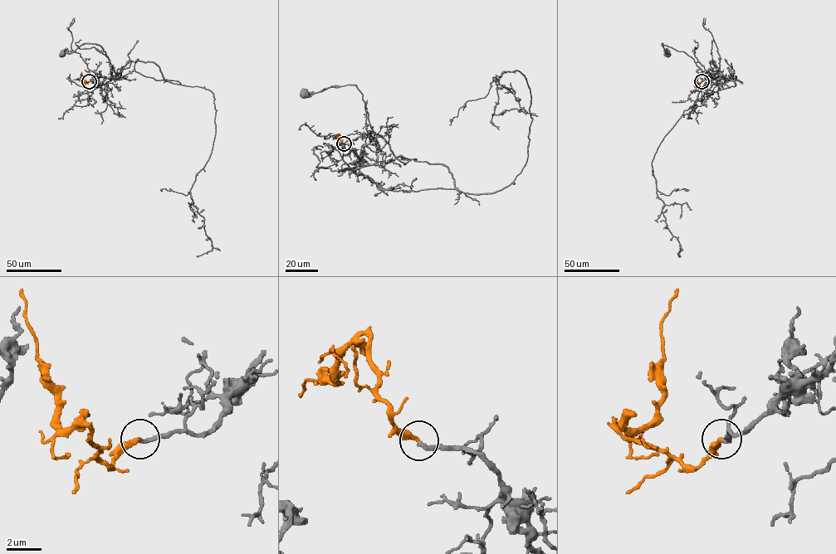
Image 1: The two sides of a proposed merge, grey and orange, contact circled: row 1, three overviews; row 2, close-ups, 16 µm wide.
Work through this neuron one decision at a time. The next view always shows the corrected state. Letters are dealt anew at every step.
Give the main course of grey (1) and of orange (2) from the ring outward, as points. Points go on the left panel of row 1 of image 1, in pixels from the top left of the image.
1: (89, 81), (96, 76), (110, 75), (110, 60), (100, 45), (84, 43), (72, 52), (62, 55)
2: (89, 81), (87, 83), (84, 80), (81, 72)

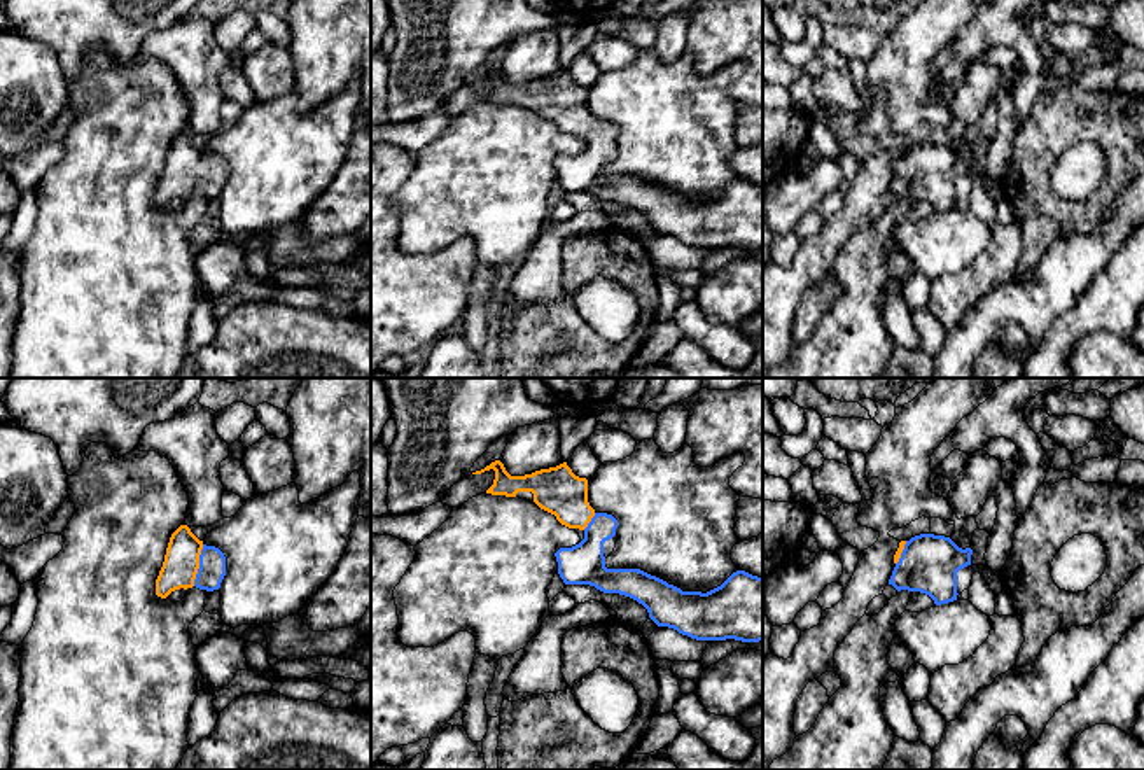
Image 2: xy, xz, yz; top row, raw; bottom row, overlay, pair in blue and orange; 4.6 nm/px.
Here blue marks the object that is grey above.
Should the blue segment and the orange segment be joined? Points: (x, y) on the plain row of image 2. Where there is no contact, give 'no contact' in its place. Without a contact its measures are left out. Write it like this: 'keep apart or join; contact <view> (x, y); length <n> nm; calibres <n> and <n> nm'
join; contact xy (200, 174); length 200 nm; calibres 130 and 160 nm

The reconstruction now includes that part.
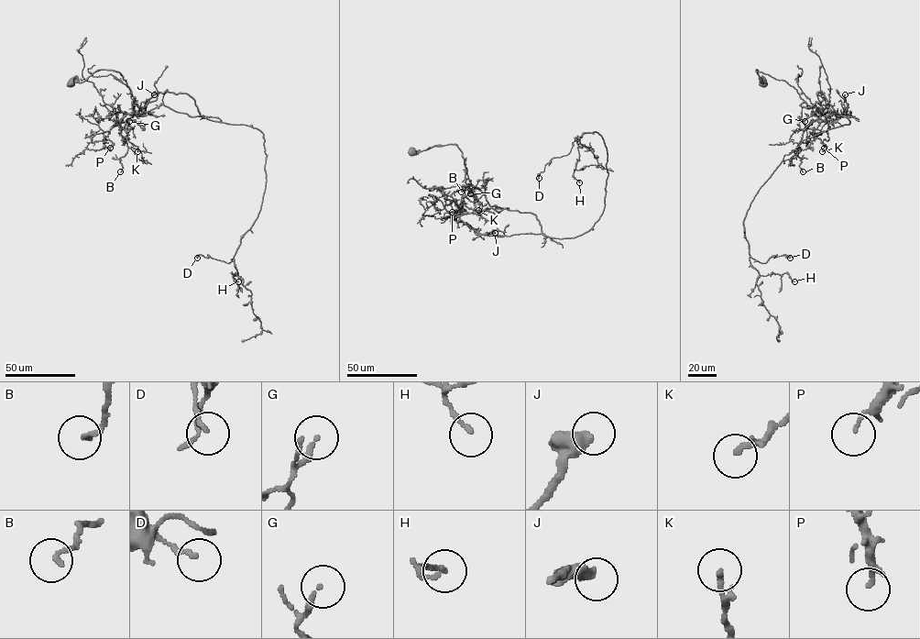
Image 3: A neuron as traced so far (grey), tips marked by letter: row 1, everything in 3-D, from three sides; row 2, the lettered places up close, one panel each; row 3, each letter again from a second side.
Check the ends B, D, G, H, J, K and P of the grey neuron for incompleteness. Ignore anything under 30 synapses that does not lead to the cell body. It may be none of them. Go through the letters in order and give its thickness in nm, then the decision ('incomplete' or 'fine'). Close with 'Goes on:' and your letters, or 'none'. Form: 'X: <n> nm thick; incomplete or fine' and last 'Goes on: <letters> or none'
B: 170 nm thick; fine
D: 140 nm thick; fine
G: 150 nm thick; fine
H: 150 nm thick; fine
J: 480 nm thick; fine
K: 180 nm thick; fine
P: 120 nm thick; fine
Goes on: none

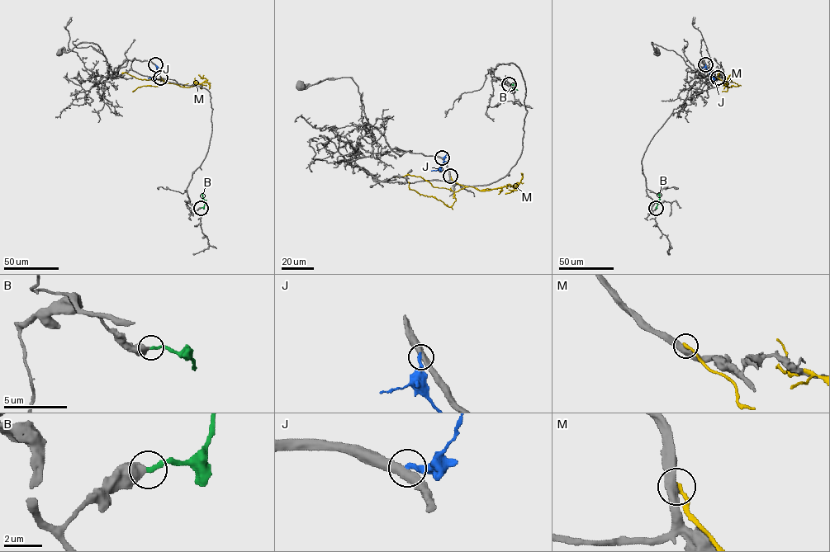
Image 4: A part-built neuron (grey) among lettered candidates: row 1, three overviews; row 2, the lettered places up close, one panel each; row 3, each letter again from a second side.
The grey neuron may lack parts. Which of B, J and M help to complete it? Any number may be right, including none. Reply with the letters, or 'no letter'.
B

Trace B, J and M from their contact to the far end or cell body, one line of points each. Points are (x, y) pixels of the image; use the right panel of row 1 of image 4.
B: (656, 208), (659, 194)
J: (705, 64), (714, 78)
M: (718, 77), (724, 83), (729, 80), (739, 85), (732, 86), (727, 91), (722, 92)

